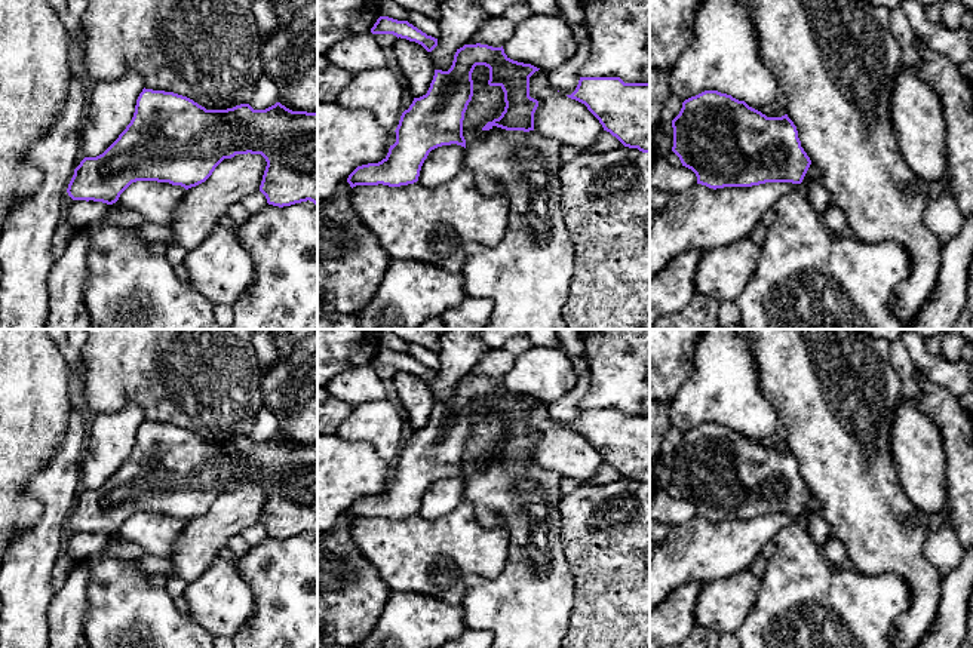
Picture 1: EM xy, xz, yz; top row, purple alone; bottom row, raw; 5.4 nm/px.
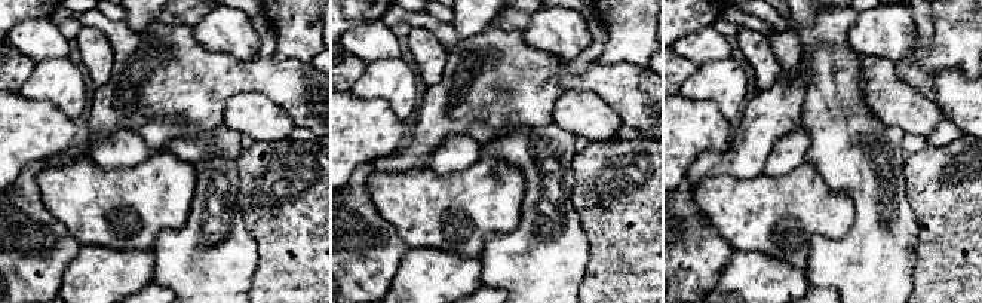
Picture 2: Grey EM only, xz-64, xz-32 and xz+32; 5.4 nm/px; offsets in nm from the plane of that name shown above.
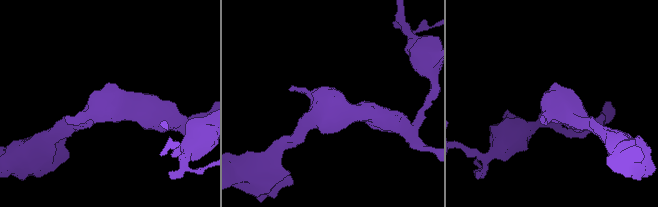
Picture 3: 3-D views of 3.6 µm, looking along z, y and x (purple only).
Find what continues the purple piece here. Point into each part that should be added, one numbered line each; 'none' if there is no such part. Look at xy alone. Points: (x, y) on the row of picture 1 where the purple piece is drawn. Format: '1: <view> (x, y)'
none

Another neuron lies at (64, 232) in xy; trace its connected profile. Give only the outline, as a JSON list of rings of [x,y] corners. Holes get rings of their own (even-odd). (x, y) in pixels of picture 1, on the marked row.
[[[65,218],[59,219],[59,222],[56,224],[56,230],[52,236],[50,252],[52,252],[53,259],[58,259],[62,255],[62,252],[71,242],[74,231],[76,228],[71,227]]]

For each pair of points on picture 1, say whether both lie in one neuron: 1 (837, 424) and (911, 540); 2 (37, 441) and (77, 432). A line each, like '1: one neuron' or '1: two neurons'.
1: one neuron
2: two neurons

